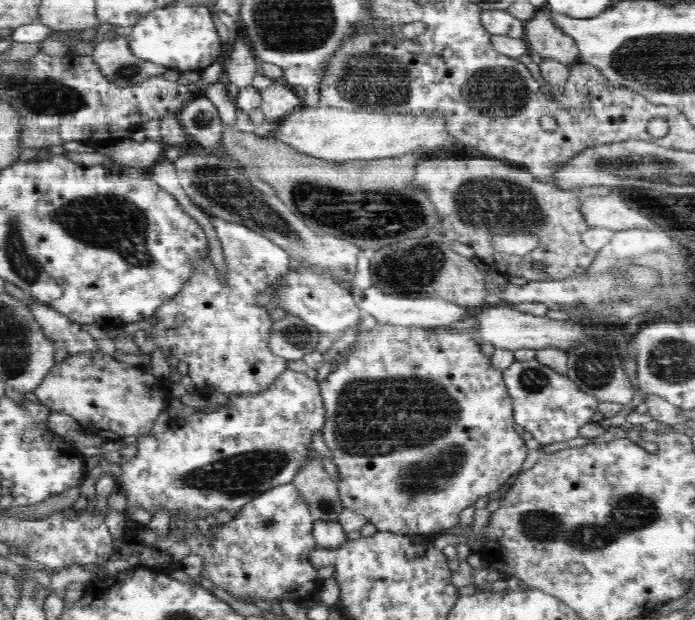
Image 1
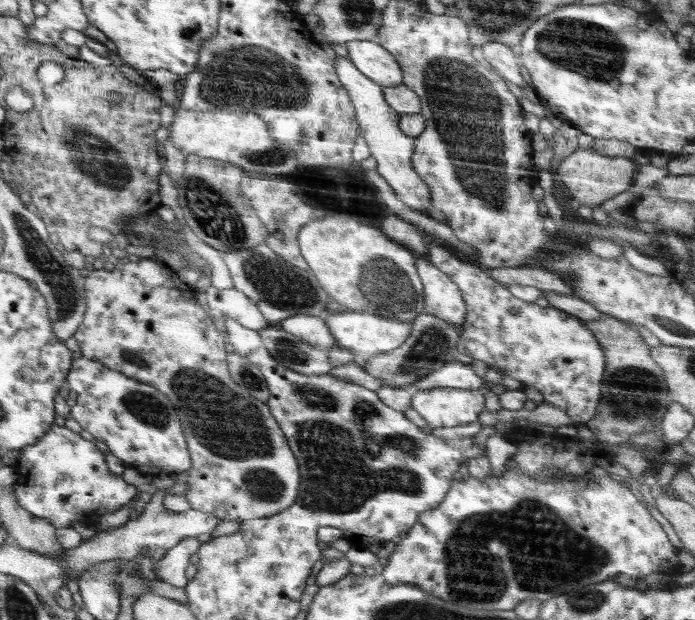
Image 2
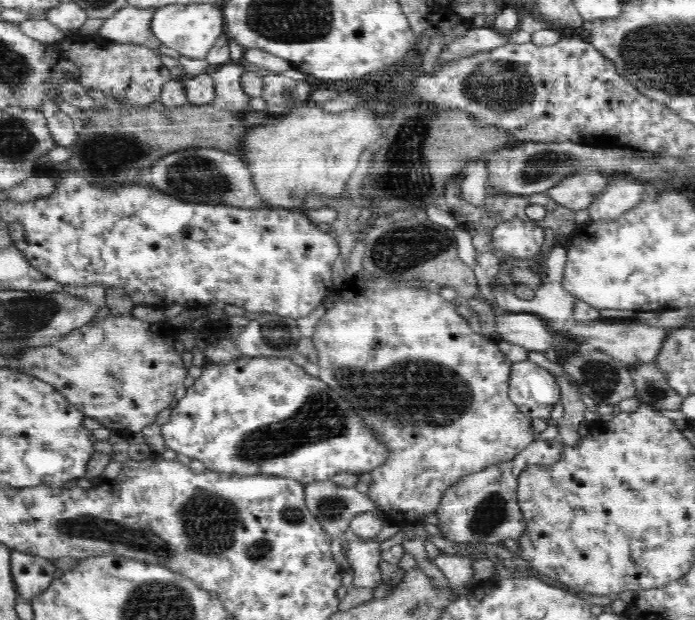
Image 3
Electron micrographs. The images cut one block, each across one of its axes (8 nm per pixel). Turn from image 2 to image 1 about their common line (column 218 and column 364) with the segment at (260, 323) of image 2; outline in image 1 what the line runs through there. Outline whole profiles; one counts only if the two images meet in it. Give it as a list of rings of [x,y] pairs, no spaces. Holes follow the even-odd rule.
[[[374,286],[372,288],[366,288],[366,290],[353,289],[352,296],[354,297],[357,307],[363,314],[370,314],[370,316],[376,318],[377,322],[391,324],[392,326],[419,326],[420,328],[424,328],[424,326],[428,328],[430,328],[430,326],[445,327],[449,324],[454,324],[454,322],[465,320],[473,312],[471,308],[458,306],[458,304],[454,304],[442,298],[389,295]]]

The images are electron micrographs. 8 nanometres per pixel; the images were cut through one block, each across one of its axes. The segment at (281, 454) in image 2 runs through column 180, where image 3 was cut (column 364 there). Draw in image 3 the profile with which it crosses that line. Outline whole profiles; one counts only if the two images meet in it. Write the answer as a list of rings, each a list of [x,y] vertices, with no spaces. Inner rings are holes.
[[[349,278],[345,286],[345,295],[317,322],[311,339],[320,359],[317,364],[320,367],[318,378],[342,399],[349,402],[358,416],[362,417],[362,423],[377,436],[377,440],[380,440],[389,452],[385,463],[369,472],[370,483],[368,483],[370,501],[374,501],[384,514],[402,512],[406,520],[408,520],[408,514],[416,514],[413,516],[414,520],[422,520],[428,514],[434,514],[444,494],[455,486],[458,480],[494,464],[512,460],[537,437],[530,416],[520,413],[516,404],[509,398],[509,377],[513,363],[500,351],[495,340],[487,339],[480,333],[474,333],[468,321],[458,314],[452,301],[443,299],[435,288],[410,288],[409,284],[398,286],[384,280],[378,280],[374,284],[374,282],[364,282],[361,278]]]

